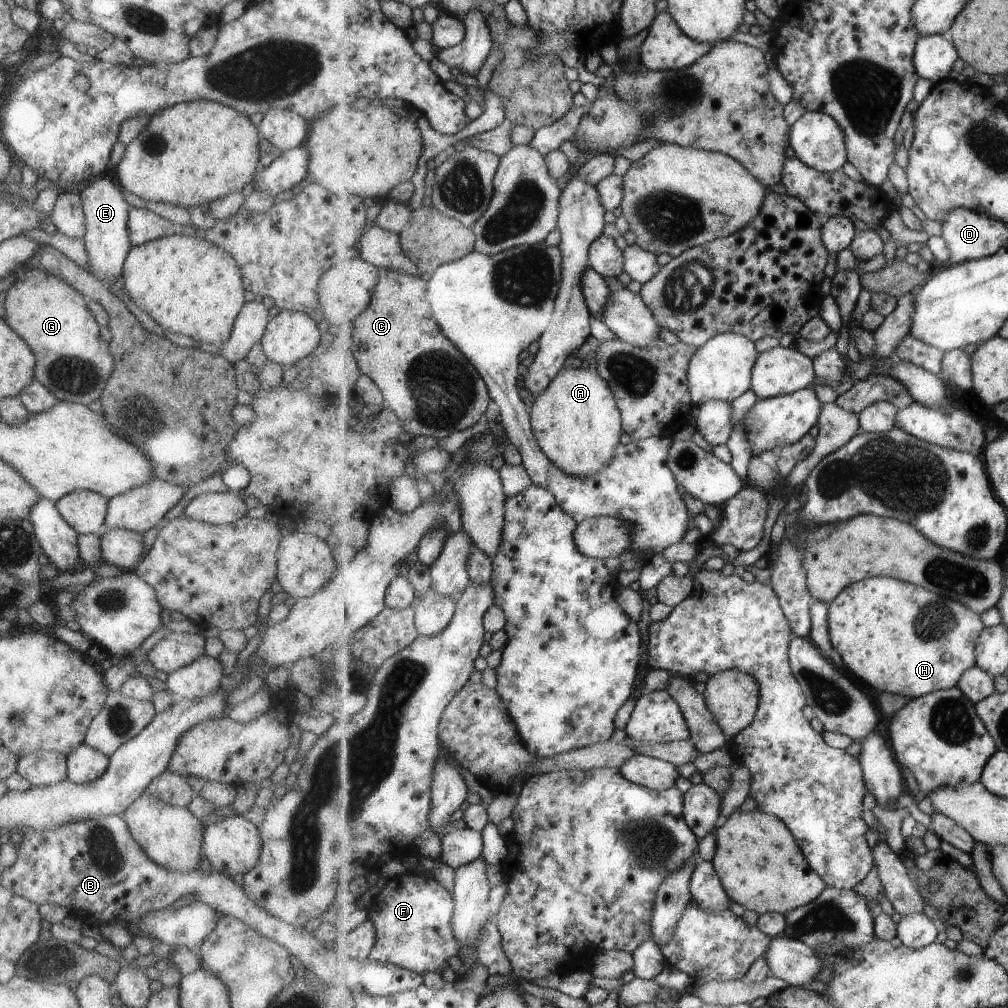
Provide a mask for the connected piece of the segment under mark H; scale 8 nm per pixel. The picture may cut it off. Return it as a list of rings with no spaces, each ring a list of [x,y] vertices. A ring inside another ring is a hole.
[[[874,576],[850,584],[849,587],[845,588],[845,590],[835,598],[833,603],[830,603],[830,605],[831,608],[828,619],[834,648],[839,652],[844,664],[848,667],[850,672],[857,676],[857,680],[861,679],[867,685],[875,688],[875,690],[881,690],[882,693],[893,693],[909,697],[910,699],[916,699],[933,691],[950,689],[958,685],[958,682],[961,680],[966,670],[976,665],[976,646],[985,628],[985,624],[983,624],[983,620],[981,620],[981,616],[978,612],[975,612],[962,602],[943,597],[915,583],[909,583],[895,577]]]

